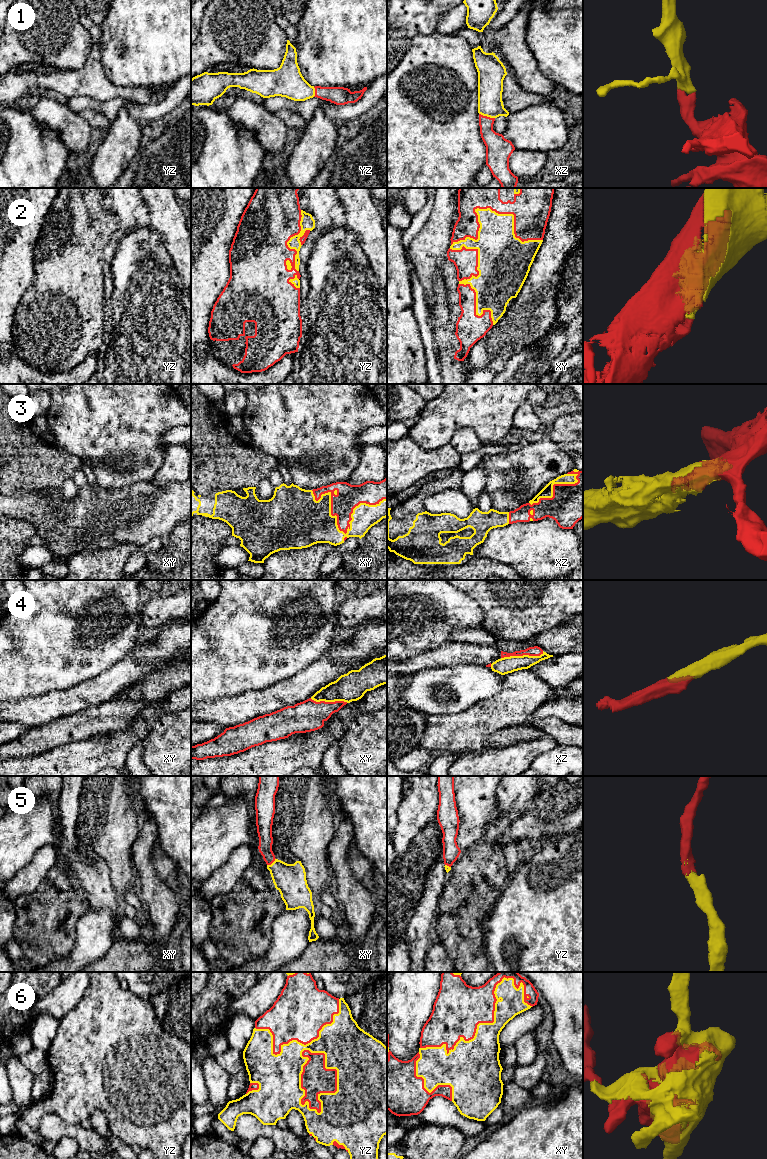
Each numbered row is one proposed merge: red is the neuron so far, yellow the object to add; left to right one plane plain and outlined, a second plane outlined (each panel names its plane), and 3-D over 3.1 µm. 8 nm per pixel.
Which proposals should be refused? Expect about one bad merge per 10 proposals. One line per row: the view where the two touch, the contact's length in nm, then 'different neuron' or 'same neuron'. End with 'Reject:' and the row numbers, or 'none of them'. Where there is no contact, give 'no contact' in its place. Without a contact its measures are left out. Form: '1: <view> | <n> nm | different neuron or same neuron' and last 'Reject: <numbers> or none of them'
1: xz | 130 nm | same neuron
2: xy | 750 nm | same neuron
3: xy | 600 nm | same neuron
4: xz | 340 nm | same neuron
5: xy | 90 nm | same neuron
6: xy | 1000 nm | same neuron
Reject: none of them

